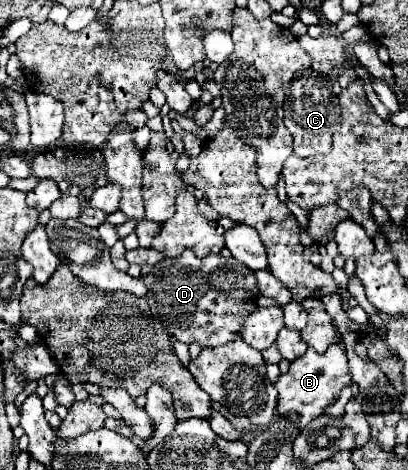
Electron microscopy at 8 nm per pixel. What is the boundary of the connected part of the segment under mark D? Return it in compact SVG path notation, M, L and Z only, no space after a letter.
M185 252L179 258L165 258L163 262L153 266L151 274L145 276L143 282L147 284L147 290L149 290L145 298L149 304L151 316L159 318L163 328L171 332L175 340L185 344L197 342L201 344L201 348L215 348L235 340L235 336L243 328L243 318L247 318L257 308L259 288L257 288L255 274L247 266L239 264L235 258L225 258L221 254L197 258L193 252Z

